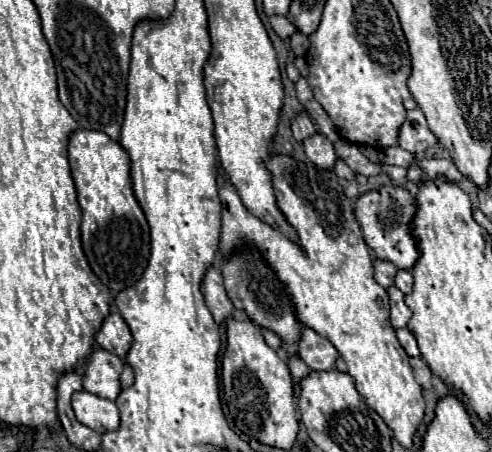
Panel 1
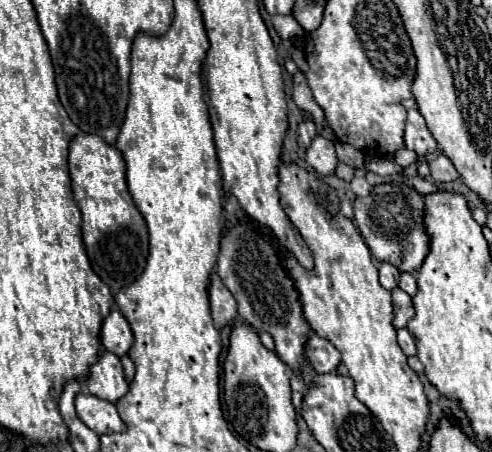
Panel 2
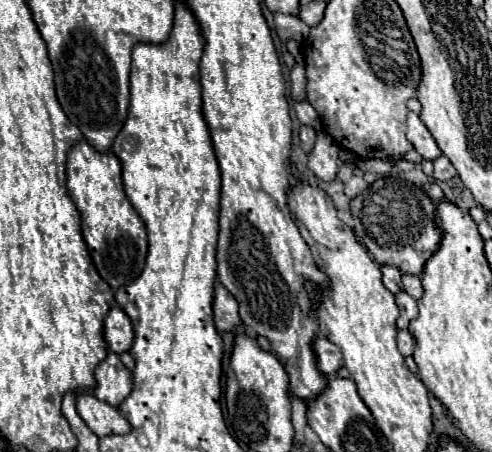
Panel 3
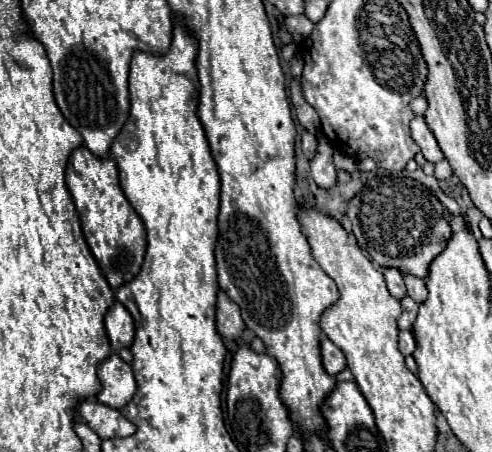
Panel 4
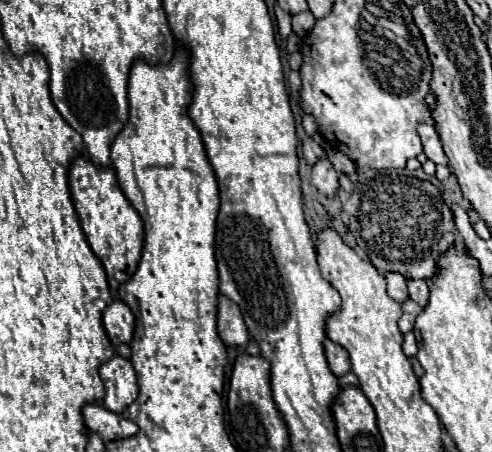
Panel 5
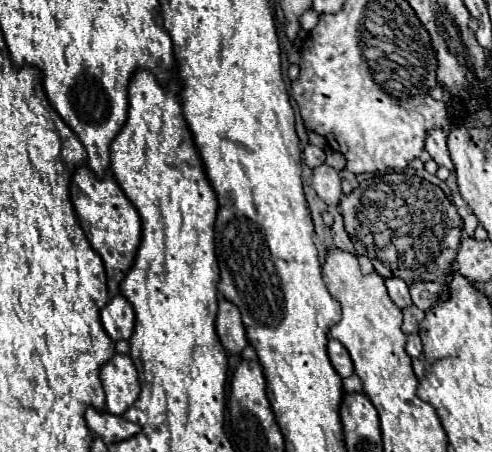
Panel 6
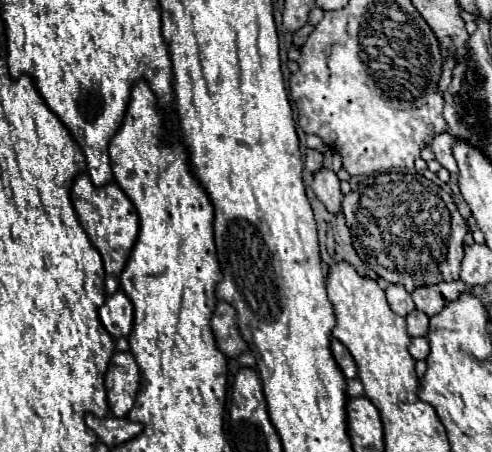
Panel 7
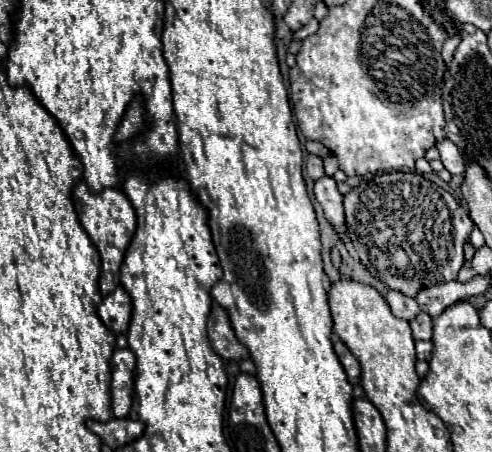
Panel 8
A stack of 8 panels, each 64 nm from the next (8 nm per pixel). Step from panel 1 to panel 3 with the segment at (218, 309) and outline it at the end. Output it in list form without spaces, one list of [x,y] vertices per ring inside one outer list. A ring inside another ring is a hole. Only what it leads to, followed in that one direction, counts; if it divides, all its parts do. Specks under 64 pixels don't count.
[[[216,282],[216,294],[214,294],[214,322],[218,332],[232,332],[240,326],[238,302],[220,282]]]

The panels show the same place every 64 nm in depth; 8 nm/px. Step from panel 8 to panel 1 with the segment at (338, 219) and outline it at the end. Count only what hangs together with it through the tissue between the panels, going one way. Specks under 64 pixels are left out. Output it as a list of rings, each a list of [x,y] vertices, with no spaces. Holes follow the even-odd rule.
[[[314,134],[312,138],[308,138],[304,142],[304,150],[306,150],[306,156],[312,164],[316,164],[318,168],[324,168],[324,170],[332,170],[334,164],[336,164],[336,152],[334,152],[334,146],[328,138],[320,136],[320,134]]]

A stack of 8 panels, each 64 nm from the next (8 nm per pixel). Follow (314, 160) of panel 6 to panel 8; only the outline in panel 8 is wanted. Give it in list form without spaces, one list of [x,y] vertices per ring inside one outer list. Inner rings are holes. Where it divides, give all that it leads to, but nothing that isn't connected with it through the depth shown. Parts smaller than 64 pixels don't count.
[[[308,156],[308,162],[306,162],[306,174],[312,178],[312,180],[320,180],[324,176],[324,168],[322,168],[322,160],[318,156]]]

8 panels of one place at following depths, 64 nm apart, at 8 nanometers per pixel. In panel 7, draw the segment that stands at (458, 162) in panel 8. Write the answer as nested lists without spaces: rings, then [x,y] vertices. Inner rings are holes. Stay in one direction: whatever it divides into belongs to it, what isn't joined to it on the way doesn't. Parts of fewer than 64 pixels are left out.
[[[444,132],[444,134],[438,134],[434,140],[432,140],[432,150],[436,154],[436,160],[450,172],[450,174],[456,174],[458,172],[458,166],[456,166],[456,160],[452,156],[452,144],[454,144],[454,138]]]

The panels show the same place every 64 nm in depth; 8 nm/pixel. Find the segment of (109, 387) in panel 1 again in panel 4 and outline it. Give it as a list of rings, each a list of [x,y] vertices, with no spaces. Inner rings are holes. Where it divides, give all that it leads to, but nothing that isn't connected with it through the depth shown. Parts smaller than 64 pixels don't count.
[[[112,354],[98,366],[98,378],[102,382],[102,392],[98,394],[98,400],[102,404],[120,410],[124,408],[124,404],[128,404],[128,400],[132,400],[136,392],[134,372],[130,364],[126,364],[124,360],[120,362],[118,354]]]

